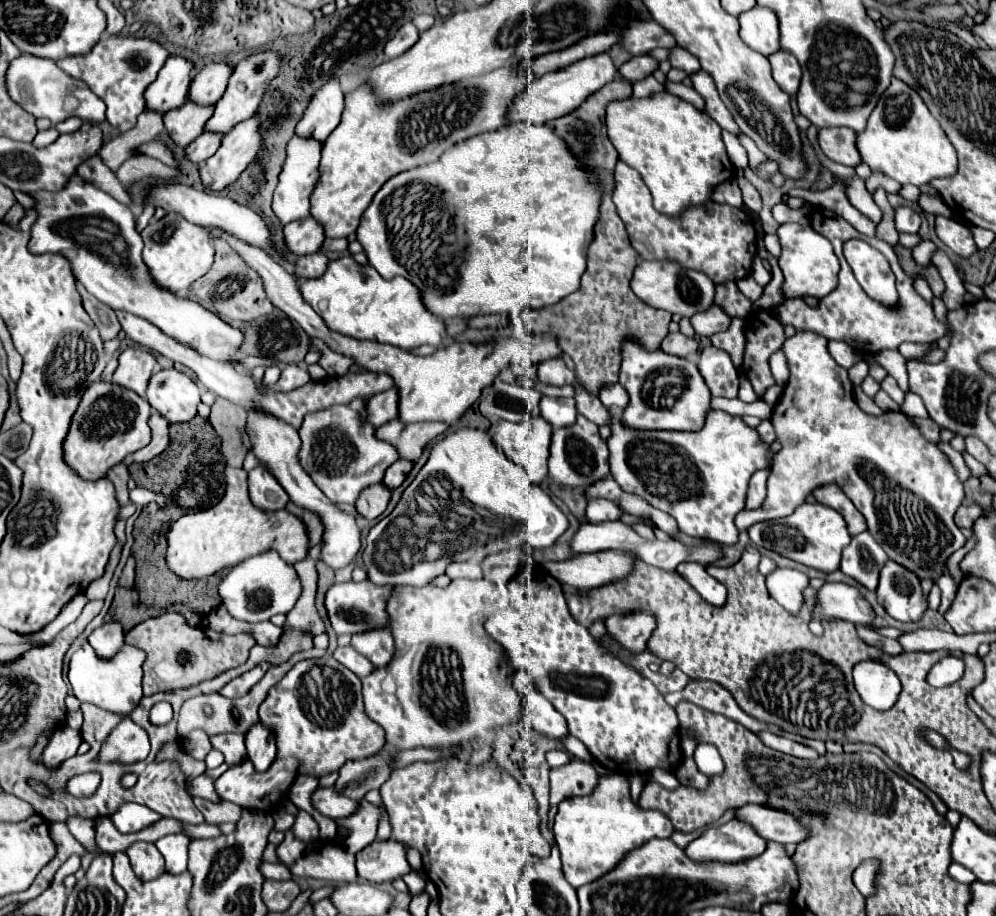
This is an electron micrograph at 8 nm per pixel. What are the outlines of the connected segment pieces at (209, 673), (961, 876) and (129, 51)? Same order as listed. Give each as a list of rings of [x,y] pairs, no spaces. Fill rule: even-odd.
[[[167,612],[161,616],[155,616],[143,624],[137,624],[131,632],[125,634],[125,642],[141,648],[147,658],[143,662],[143,694],[155,694],[159,690],[173,690],[173,688],[185,688],[185,686],[195,686],[203,680],[215,678],[225,670],[241,666],[249,650],[255,646],[255,640],[247,634],[237,634],[237,636],[227,636],[227,634],[217,634],[211,630],[195,630],[185,624],[185,618],[175,612]],[[161,666],[177,666],[177,676],[167,678],[159,670]]]
[[[955,862],[949,866],[949,874],[951,874],[953,880],[957,880],[961,884],[971,884],[975,880],[975,874],[971,870],[967,870],[967,868],[963,868],[961,864],[955,864]]]
[[[111,36],[101,38],[89,54],[63,58],[57,62],[57,66],[69,76],[83,80],[99,98],[103,98],[107,104],[107,122],[119,132],[127,132],[135,126],[137,116],[145,108],[143,88],[147,88],[147,84],[155,80],[167,56],[169,54],[163,46],[147,38],[139,40],[133,36]]]

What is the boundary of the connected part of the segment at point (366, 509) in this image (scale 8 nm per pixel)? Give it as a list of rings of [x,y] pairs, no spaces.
[[[375,484],[375,486],[367,488],[367,492],[363,492],[363,496],[359,496],[359,500],[355,502],[355,510],[365,520],[373,520],[387,508],[389,496],[391,496],[391,492],[383,484]]]

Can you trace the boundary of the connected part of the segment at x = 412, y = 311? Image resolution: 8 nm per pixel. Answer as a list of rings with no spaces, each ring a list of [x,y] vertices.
[[[351,256],[329,260],[327,272],[315,280],[297,280],[307,304],[323,318],[331,332],[351,336],[355,340],[375,340],[401,350],[413,350],[423,344],[441,346],[445,340],[443,322],[429,314],[419,300],[419,290],[399,278],[381,278],[371,264],[357,264]]]

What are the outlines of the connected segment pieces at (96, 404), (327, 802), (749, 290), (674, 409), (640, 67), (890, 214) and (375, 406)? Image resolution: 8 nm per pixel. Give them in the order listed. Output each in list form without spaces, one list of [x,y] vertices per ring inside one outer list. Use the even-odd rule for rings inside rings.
[[[93,382],[73,418],[69,432],[63,442],[63,460],[65,464],[83,480],[99,480],[107,474],[109,468],[123,462],[129,454],[147,446],[151,440],[151,430],[147,426],[151,414],[151,406],[141,396],[127,392],[127,388],[119,388],[111,382]]]
[[[333,786],[317,788],[311,796],[311,804],[319,814],[323,814],[327,818],[343,818],[343,816],[349,816],[357,810],[357,802],[343,796]]]
[[[751,276],[741,278],[741,280],[737,282],[737,286],[739,286],[739,290],[743,292],[743,296],[747,296],[751,302],[755,302],[755,300],[761,296],[761,292],[763,292],[763,288],[761,288]]]
[[[637,338],[621,342],[619,384],[629,392],[629,404],[621,416],[629,428],[645,430],[699,430],[711,410],[711,390],[695,362],[657,350],[647,350]],[[665,372],[665,378],[661,374]]]
[[[633,56],[631,60],[627,60],[621,68],[619,68],[619,74],[625,78],[625,80],[643,80],[645,76],[649,76],[653,70],[657,68],[657,60],[653,60],[651,56]]]
[[[878,191],[874,192],[874,200],[883,211],[883,219],[877,226],[875,236],[892,247],[896,246],[899,243],[899,234],[894,225],[894,210],[889,203],[882,203],[882,195],[879,195]]]
[[[391,388],[387,392],[375,394],[369,402],[367,402],[367,422],[375,428],[383,426],[391,420],[397,418],[397,388]]]

